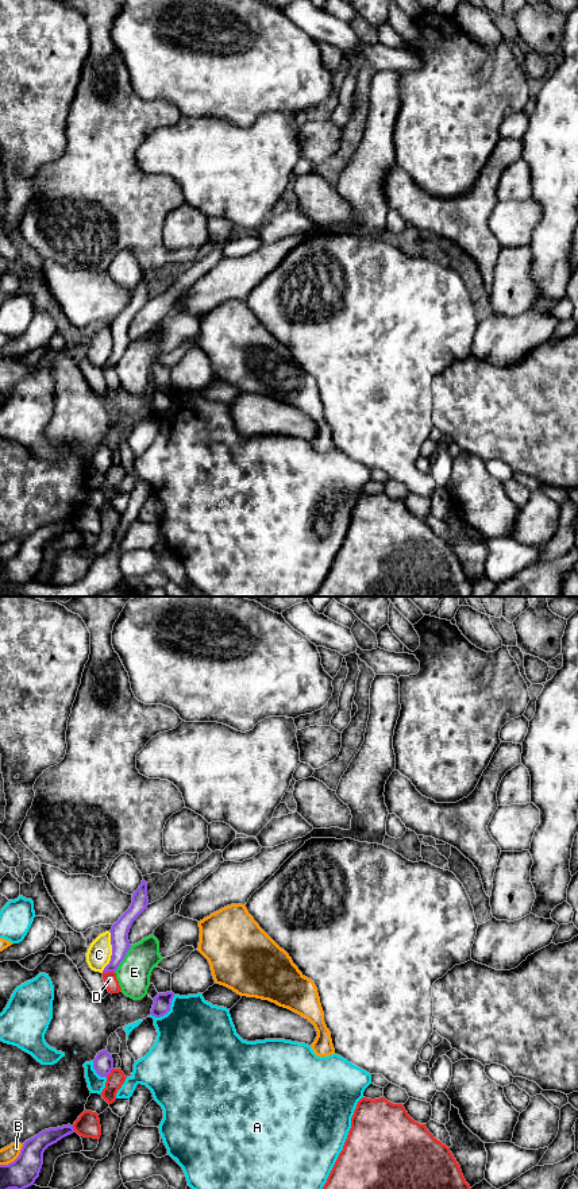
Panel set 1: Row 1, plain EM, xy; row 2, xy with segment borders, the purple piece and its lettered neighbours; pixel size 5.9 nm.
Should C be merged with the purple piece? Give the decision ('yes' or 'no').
no

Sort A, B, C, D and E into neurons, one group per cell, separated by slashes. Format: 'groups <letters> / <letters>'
groups A / B / C / D / E

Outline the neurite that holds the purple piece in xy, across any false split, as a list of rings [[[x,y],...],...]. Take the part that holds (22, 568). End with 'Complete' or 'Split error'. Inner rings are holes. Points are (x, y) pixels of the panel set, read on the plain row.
[[[68,520],[45,525],[26,536],[14,557],[0,560],[0,597],[7,597],[5,587],[9,584],[23,586],[34,580],[43,560],[45,545],[73,528],[73,521]]]. Complete

